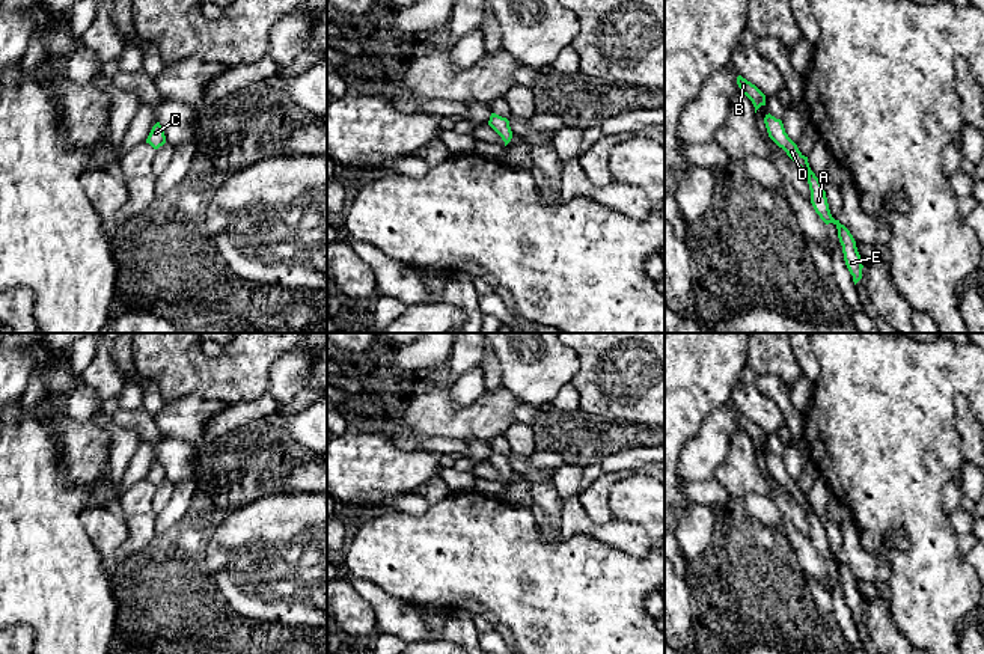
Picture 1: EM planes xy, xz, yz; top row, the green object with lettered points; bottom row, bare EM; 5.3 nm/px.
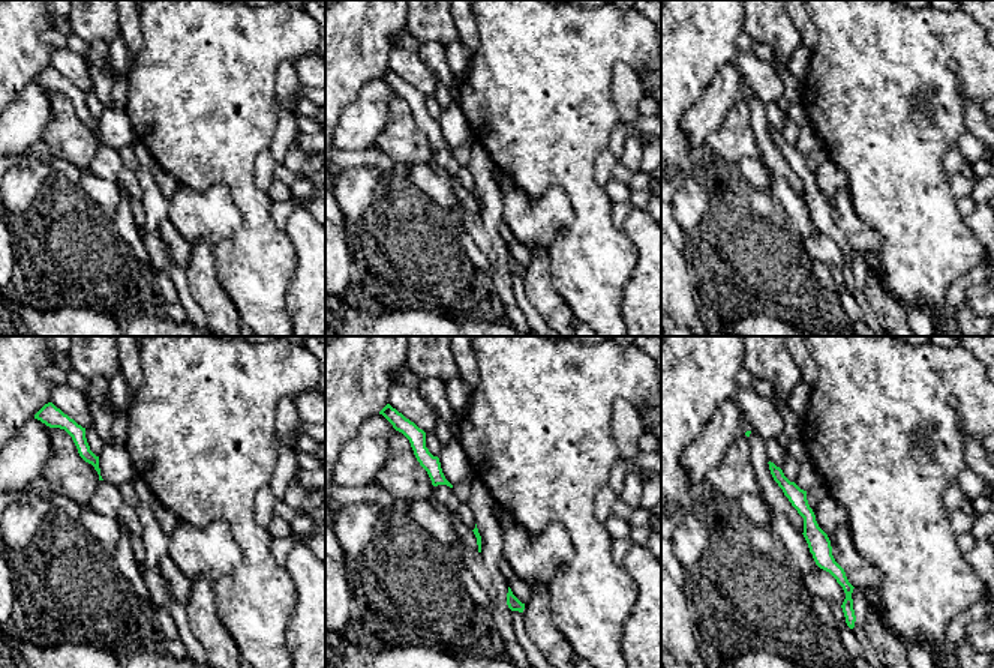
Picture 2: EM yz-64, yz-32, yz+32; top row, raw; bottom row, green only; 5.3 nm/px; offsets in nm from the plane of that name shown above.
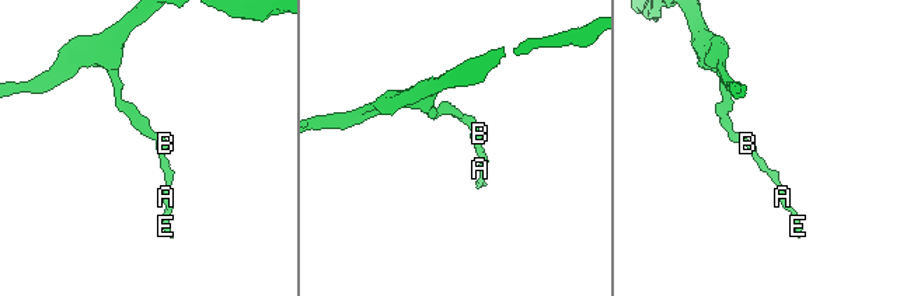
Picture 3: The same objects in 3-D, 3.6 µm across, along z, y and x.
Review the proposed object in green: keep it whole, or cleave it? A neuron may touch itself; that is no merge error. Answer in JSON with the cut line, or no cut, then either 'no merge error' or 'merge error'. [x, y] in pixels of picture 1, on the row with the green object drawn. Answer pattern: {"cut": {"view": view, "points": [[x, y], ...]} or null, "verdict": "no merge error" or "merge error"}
{"cut": null, "verdict": "no merge error"}

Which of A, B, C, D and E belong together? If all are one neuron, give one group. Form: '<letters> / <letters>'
A B C D E

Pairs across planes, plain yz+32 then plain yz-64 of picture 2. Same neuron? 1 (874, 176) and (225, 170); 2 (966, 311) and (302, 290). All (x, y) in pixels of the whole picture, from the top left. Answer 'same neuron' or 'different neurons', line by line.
1: same neuron
2: same neuron

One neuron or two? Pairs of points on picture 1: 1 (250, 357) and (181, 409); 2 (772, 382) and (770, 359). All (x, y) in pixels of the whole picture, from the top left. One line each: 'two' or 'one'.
1: two
2: two

